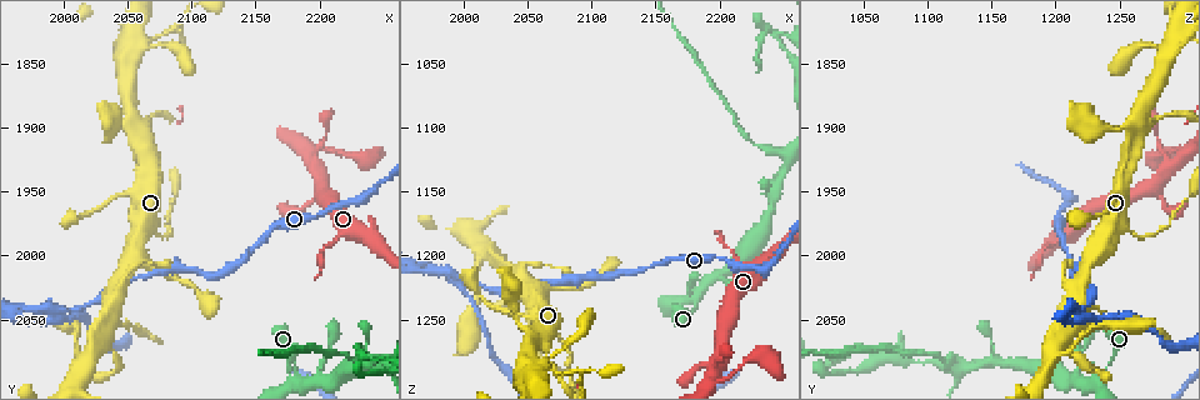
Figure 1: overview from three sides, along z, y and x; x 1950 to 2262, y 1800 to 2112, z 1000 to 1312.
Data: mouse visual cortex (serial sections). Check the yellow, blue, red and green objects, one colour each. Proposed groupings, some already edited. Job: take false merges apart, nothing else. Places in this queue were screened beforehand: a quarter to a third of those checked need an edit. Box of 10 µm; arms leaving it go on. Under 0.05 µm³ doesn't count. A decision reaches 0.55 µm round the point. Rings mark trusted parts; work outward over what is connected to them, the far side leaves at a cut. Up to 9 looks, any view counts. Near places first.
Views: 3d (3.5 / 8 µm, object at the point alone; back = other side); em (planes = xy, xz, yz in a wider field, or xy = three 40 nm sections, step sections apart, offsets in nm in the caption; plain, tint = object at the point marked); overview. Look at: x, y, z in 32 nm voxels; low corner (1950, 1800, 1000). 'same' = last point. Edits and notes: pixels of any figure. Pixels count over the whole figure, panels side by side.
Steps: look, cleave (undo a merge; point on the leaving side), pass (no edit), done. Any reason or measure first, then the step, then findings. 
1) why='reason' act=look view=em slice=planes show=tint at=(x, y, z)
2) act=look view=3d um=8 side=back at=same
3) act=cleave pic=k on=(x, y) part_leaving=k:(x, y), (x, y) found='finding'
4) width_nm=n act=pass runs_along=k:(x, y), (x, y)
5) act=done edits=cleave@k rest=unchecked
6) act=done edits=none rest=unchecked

why='thick turns thin' act=look view=3d um=3.5 side=back at=(2180, 2094, 1238)

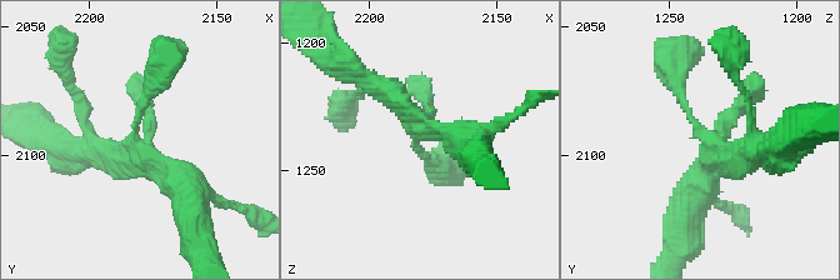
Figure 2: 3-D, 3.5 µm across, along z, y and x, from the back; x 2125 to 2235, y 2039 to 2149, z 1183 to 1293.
act=look view=em slice=planes show=tint at=(2181, 2093, 1235)

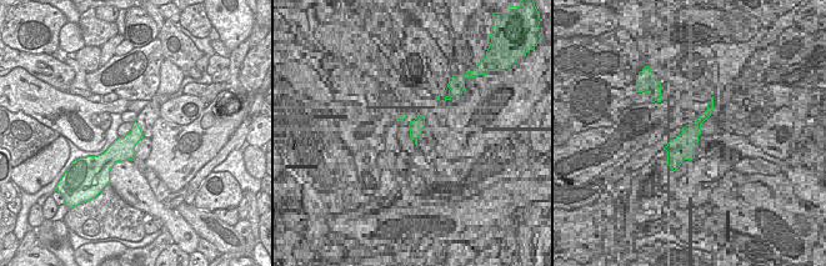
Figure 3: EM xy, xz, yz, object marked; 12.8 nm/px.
act=pass runs_along=2:(670, 69), (683, 106), (721, 156), (756, 153) found='one cell here'

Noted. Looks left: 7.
why='sudden change in width' act=look view=3d um=3.5 at=(2058, 1898, 1266)

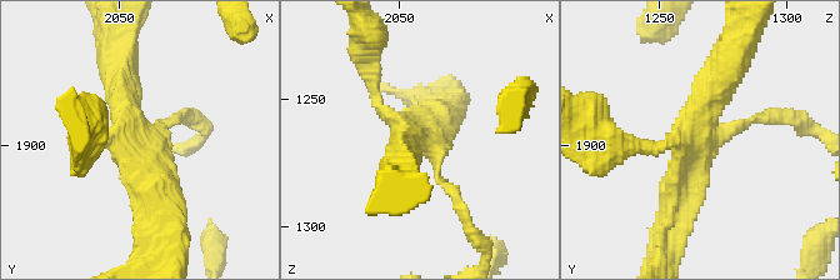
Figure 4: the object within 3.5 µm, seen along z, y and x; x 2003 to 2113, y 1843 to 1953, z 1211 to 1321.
arms=4 arm_widths_nm=100,150,400,450 why='shape alone is not enough' act=look view=em slice=xy step=2 show=tint at=(2056, 1898, 1266)

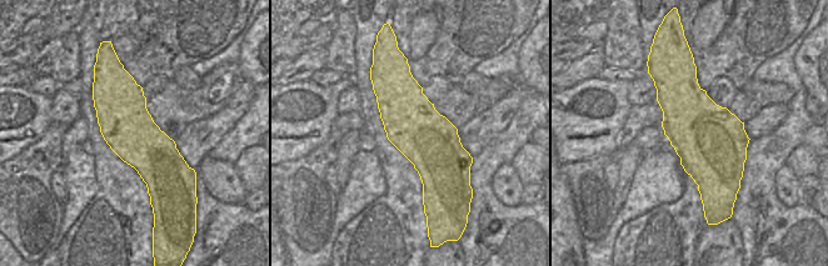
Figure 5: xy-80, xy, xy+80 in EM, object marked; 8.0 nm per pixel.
width_nm=460 act=pass runs_along=4:(673, 209), (728, 68) found='all the same cell'

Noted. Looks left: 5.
why='three arms meet' act=look view=em slice=xy step=2 show=tint at=(2086, 1822, 1290)

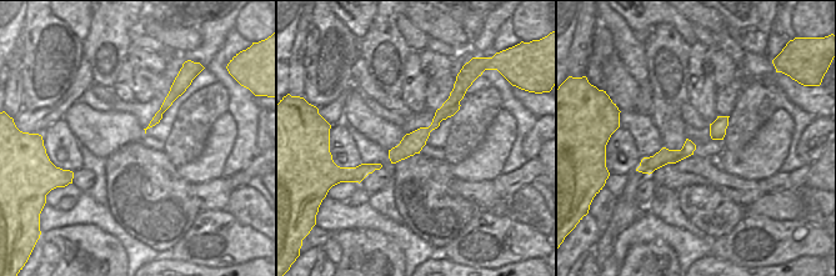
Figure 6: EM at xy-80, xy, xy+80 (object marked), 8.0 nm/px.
act=look view=3d um=3.5 at=same

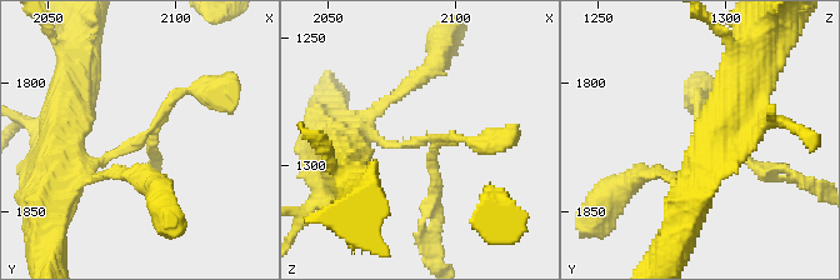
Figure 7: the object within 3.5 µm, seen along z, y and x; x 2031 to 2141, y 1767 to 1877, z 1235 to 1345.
act=pass runs_along=6:(456, 89), (452, 104), (394, 159) found='continuous, no second cell'

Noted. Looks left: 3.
why='calibre changes' act=look view=3d um=3.5 side=back at=(2076, 1982, 1262)

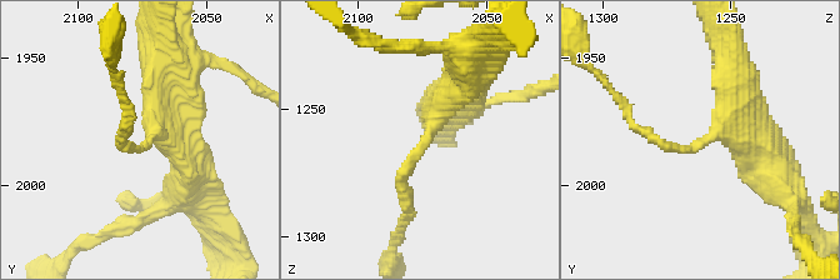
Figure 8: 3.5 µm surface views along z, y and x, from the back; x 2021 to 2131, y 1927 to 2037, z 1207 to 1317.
act=look view=em slice=planes show=tint at=(2073, 1983, 1265)

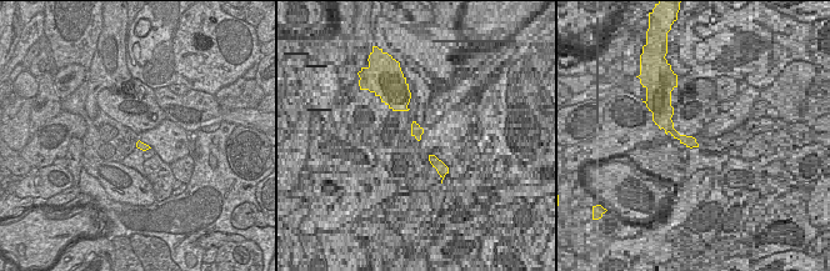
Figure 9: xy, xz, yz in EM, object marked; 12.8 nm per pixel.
act=pass runs_along=8:(440, 101), (403, 174), (406, 210) found='one cell here'

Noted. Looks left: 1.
act=done edits=none rest=unchecked

